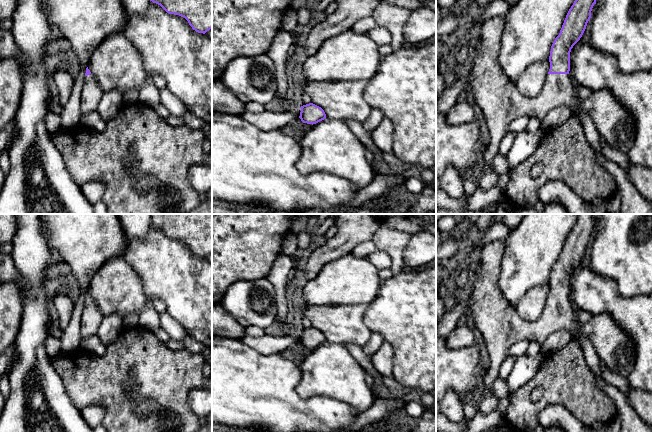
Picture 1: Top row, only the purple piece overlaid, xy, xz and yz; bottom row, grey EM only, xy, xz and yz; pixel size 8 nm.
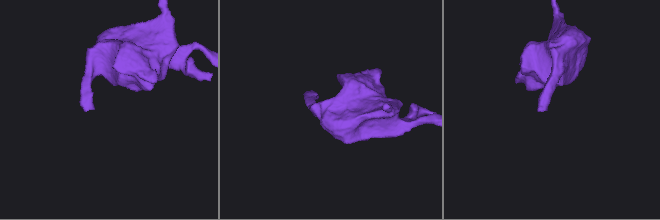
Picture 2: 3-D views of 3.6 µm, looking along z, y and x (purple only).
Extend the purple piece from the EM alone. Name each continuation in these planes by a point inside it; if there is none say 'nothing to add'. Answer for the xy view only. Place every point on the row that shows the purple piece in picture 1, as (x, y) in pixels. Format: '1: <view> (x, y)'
1: xy (91, 94)

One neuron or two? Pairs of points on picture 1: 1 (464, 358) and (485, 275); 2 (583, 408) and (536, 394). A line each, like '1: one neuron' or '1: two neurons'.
1: two neurons
2: two neurons

